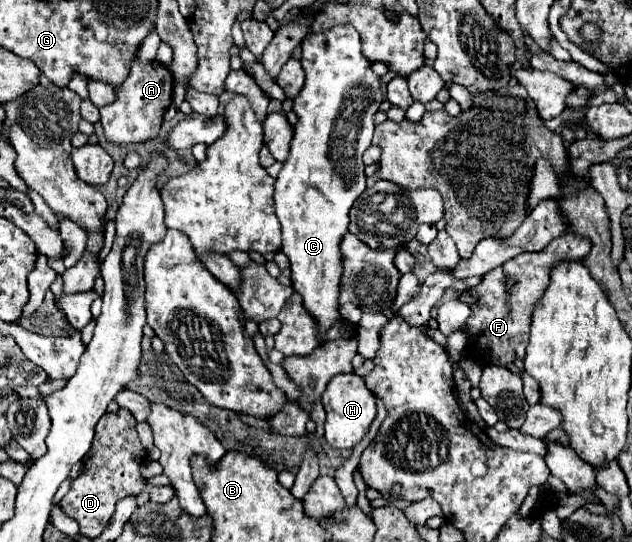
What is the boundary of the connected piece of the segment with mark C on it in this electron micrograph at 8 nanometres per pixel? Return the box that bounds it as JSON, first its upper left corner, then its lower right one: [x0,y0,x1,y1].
[274,25,382,335]

